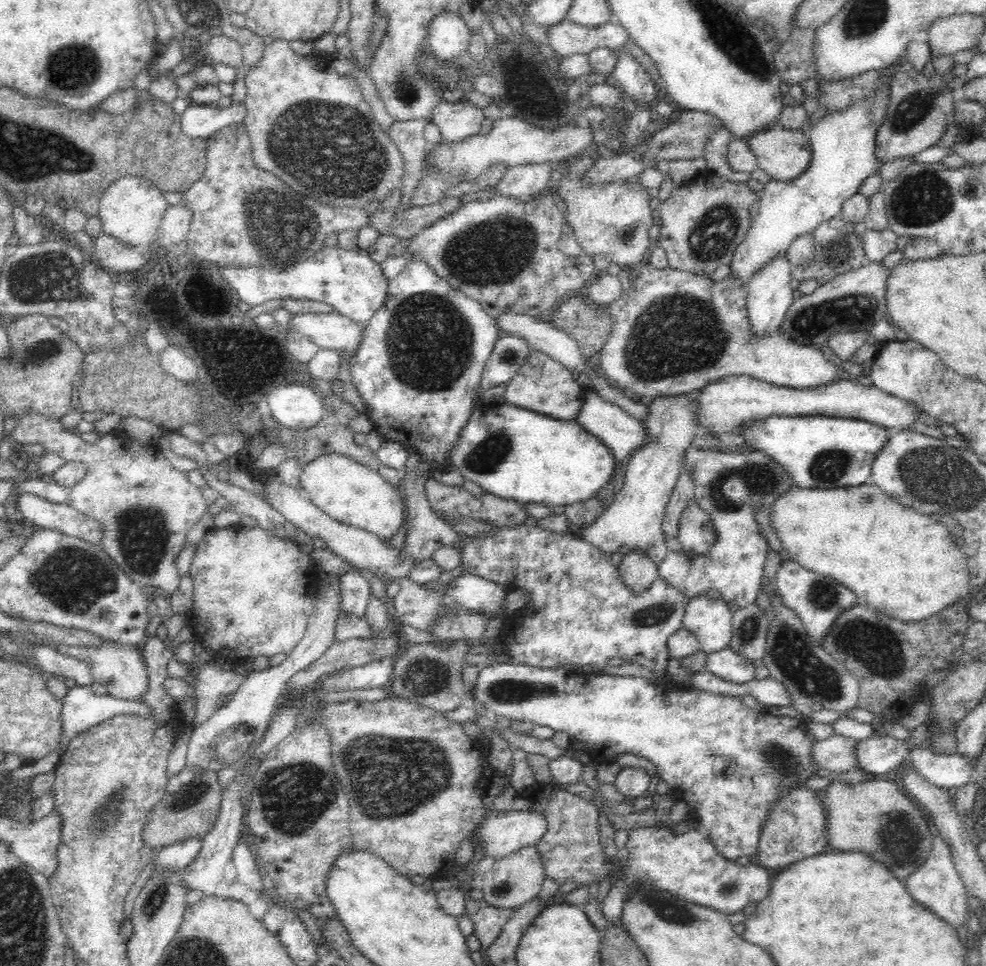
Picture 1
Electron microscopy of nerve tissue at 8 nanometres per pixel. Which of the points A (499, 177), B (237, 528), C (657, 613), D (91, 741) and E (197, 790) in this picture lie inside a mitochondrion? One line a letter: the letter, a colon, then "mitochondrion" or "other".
A: other
B: other
C: mitochondrion
D: other
E: mitochondrion

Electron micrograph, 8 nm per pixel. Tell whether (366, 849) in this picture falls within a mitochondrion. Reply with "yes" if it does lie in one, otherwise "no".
no

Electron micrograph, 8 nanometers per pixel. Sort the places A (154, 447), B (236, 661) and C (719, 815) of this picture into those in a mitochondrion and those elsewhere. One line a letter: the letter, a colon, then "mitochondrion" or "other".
A: other
B: other
C: other

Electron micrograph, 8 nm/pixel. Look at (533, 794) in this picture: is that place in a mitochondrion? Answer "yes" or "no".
no

